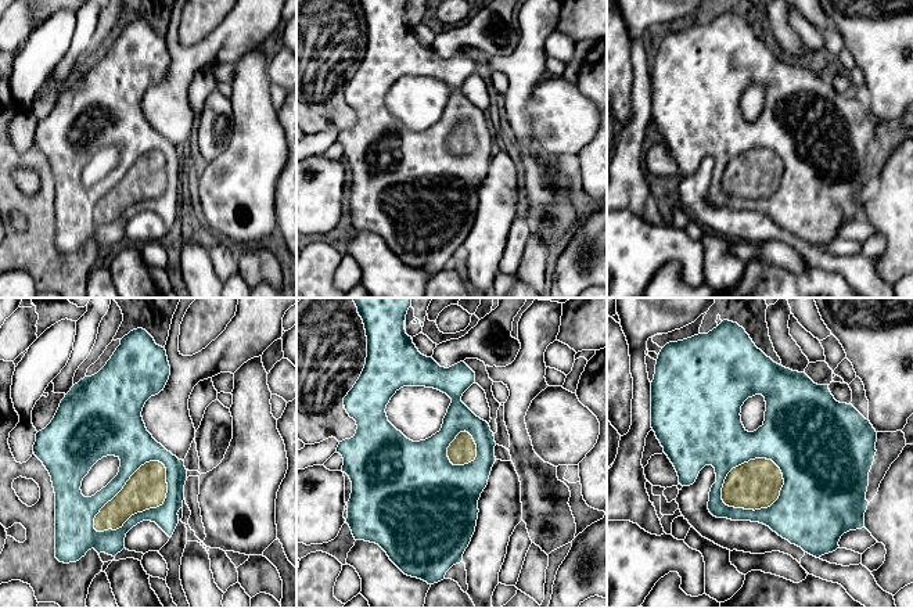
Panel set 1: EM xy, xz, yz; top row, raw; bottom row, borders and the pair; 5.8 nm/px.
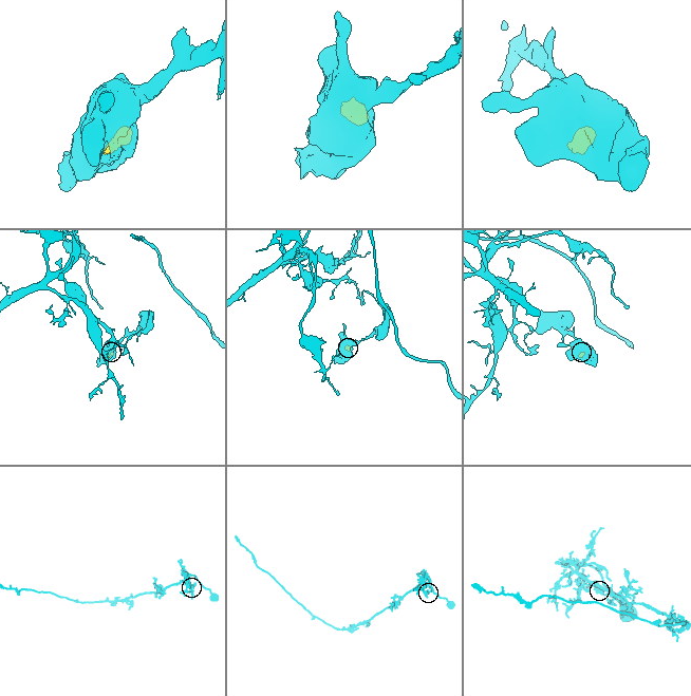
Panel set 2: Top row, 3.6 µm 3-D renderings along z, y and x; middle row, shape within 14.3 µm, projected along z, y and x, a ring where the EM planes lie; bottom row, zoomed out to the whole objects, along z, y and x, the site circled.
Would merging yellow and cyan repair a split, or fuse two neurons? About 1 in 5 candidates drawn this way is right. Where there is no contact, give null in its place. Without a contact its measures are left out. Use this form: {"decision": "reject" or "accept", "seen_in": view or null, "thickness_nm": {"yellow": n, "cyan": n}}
{"decision": "reject", "seen_in": "xy", "thickness_nm": {"yellow": 240, "cyan": 240}}

